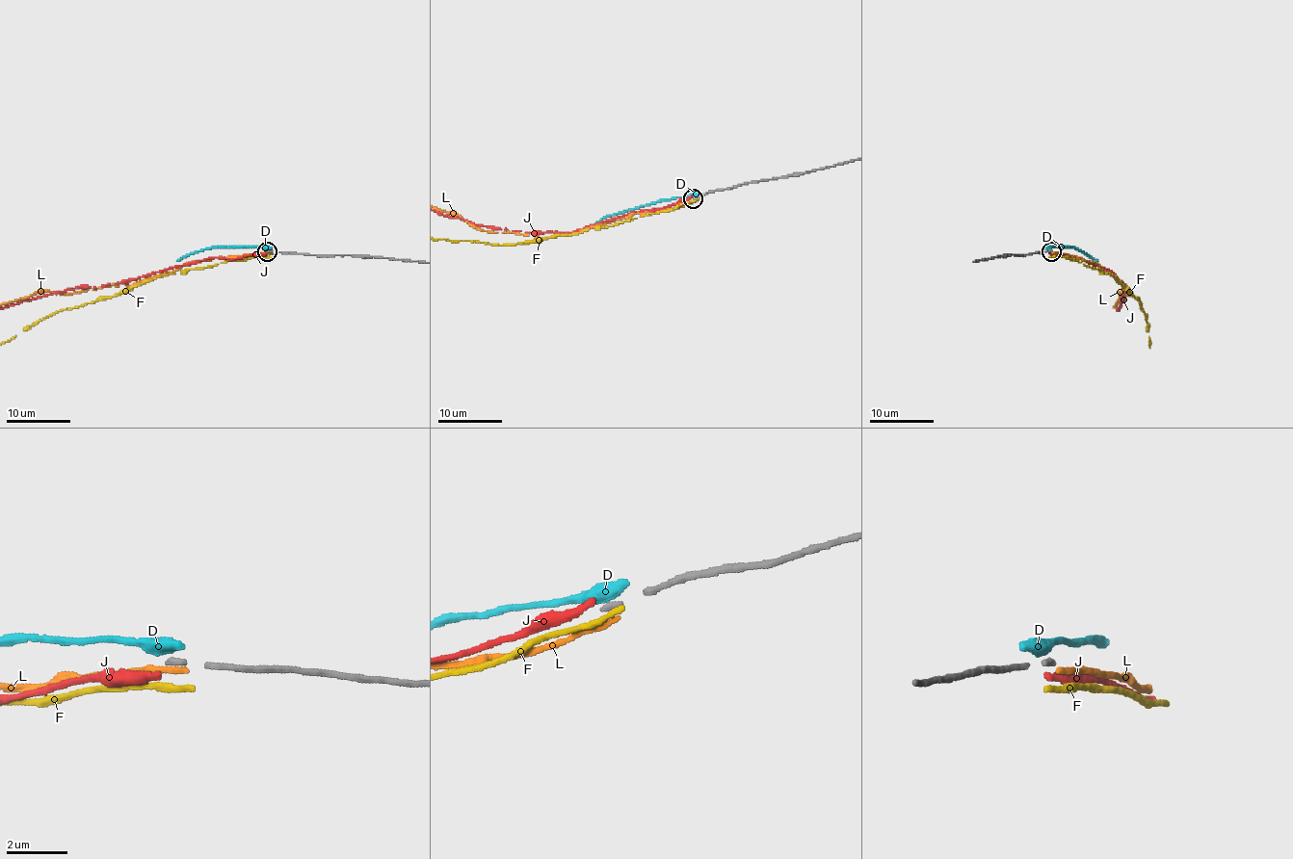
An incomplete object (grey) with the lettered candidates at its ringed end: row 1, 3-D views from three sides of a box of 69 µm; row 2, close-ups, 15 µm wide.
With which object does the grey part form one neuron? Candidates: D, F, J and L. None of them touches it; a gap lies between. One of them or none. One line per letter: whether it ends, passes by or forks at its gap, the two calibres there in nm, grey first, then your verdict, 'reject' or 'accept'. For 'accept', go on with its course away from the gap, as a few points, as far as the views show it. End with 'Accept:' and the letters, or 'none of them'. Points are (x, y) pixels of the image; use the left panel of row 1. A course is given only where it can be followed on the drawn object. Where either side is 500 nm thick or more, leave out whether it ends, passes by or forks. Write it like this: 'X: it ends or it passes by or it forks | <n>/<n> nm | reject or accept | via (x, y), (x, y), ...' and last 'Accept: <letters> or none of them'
D: 180/550 nm | reject
F: it ends | 180/280 nm | reject
J: it ends | 180/240 nm | reject
L: it ends | 180/220 nm | reject
Accept: none of them

